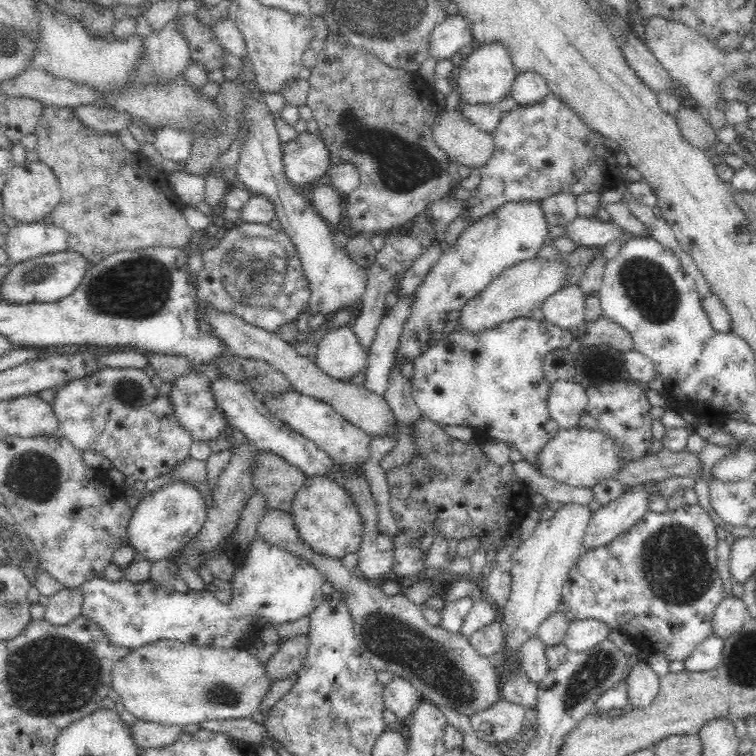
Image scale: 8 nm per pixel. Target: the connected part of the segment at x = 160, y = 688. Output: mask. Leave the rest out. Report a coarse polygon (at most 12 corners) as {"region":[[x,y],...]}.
{"region":[[160,640],[112,696],[168,726],[250,717],[272,683],[244,649]]}

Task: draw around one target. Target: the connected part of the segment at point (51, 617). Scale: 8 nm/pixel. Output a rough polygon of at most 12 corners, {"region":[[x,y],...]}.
{"region":[[81,592],[48,597],[44,620],[67,625],[81,616]]}

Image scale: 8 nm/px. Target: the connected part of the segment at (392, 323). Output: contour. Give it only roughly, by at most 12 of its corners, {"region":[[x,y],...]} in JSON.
{"region":[[412,296],[380,321],[363,387],[383,396]]}

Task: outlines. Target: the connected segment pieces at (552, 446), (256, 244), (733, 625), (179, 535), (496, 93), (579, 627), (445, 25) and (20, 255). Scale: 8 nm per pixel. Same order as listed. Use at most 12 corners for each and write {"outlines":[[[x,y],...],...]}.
{"outlines":[[[560,429],[536,455],[540,475],[572,488],[618,472],[622,449],[598,430]],[[237,222],[203,254],[198,307],[275,331],[303,323],[299,252]],[[731,593],[711,618],[713,635],[724,640],[748,616],[742,597]],[[174,480],[133,508],[128,544],[168,559],[203,530],[208,505]],[[500,41],[475,45],[459,68],[457,91],[495,104],[517,75]],[[596,618],[569,622],[563,644],[584,652],[608,640],[612,628]],[[458,12],[431,32],[430,56],[450,59],[474,45],[468,19]],[[52,222],[4,228],[10,264],[68,250]]]}

